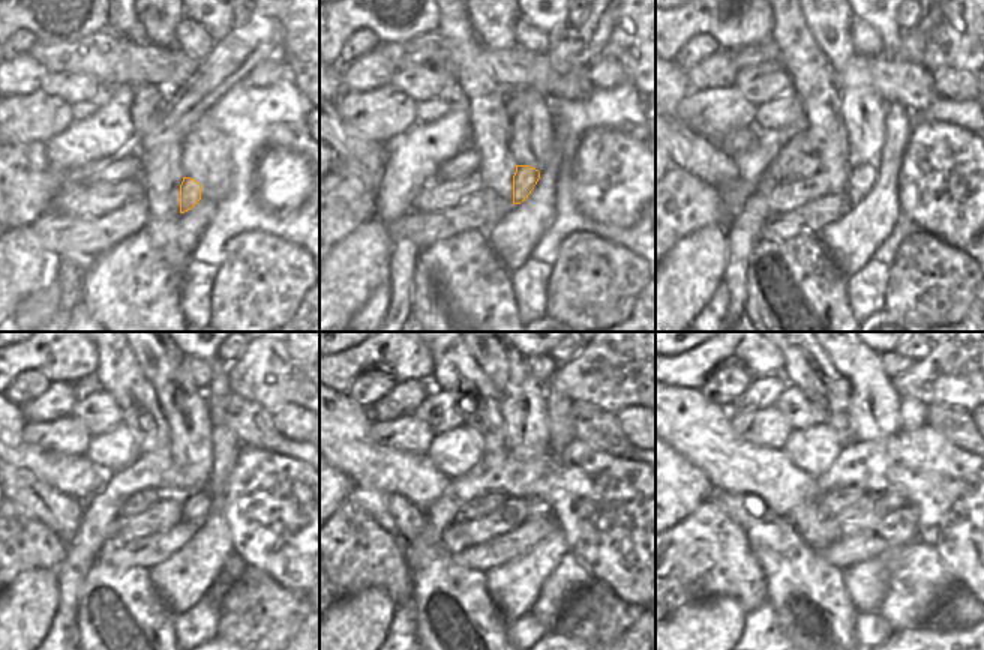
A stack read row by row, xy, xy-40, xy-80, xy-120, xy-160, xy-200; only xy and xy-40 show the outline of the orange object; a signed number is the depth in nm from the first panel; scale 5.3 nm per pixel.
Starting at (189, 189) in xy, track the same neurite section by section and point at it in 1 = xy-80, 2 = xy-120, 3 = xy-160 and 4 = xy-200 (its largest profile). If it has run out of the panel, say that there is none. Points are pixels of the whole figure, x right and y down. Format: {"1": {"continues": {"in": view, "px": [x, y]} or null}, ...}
{"1": {"continues": {"in": "xy-80", "px": [861, 177]}}, "2": {"continues": {"in": "xy-120", "px": [195, 506]}}, "3": {"continues": {"in": "xy-160", "px": [536, 506]}}, "4": {"continues": {"in": "xy-200", "px": [891, 500]}}}

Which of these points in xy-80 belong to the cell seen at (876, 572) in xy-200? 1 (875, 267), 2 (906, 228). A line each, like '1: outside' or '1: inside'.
1: outside
2: outside

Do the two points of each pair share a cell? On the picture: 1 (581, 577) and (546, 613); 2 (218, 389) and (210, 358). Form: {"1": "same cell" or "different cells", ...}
{"1": "same cell", "2": "same cell"}

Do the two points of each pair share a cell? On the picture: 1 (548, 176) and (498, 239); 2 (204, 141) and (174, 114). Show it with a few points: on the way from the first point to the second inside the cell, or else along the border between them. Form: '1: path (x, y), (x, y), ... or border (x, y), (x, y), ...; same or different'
1: path (543, 192), (542, 198), (515, 225); same
2: border (192, 126), (182, 140); different

